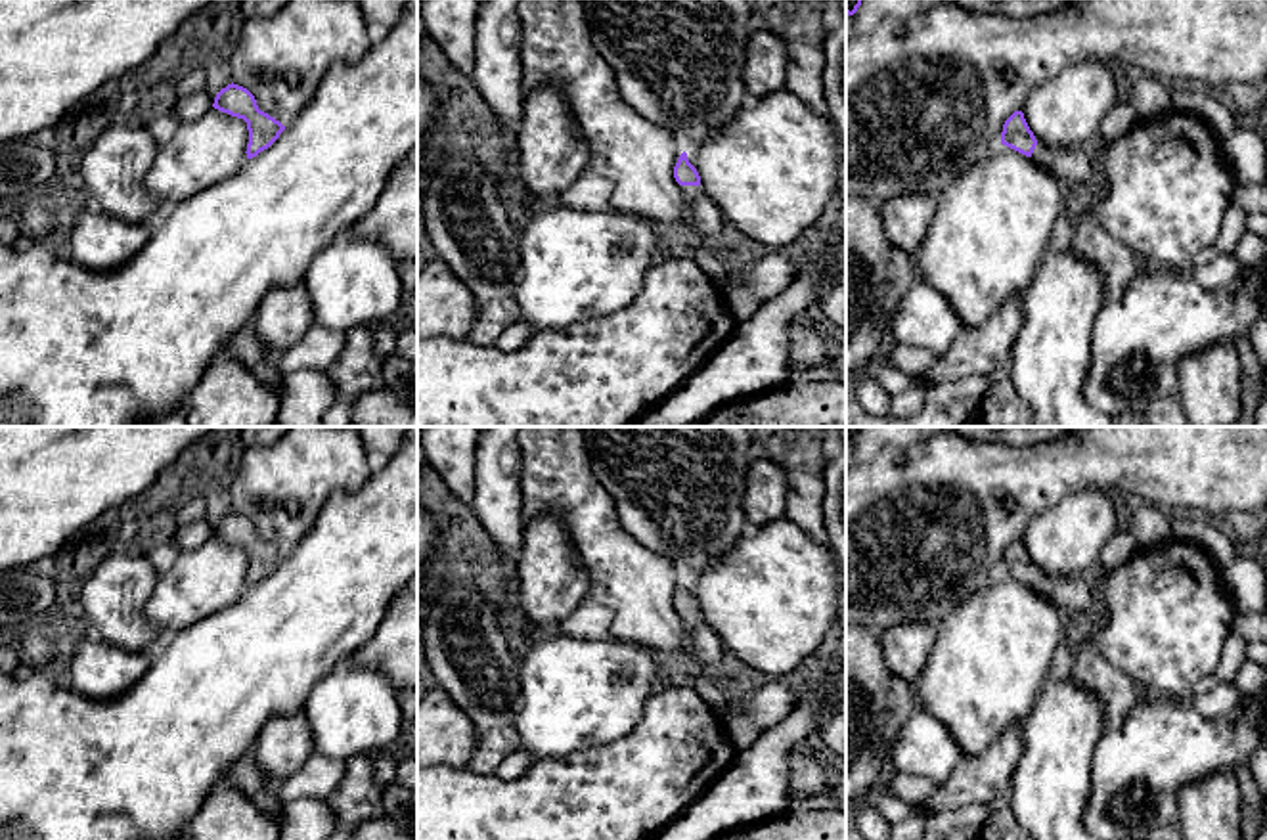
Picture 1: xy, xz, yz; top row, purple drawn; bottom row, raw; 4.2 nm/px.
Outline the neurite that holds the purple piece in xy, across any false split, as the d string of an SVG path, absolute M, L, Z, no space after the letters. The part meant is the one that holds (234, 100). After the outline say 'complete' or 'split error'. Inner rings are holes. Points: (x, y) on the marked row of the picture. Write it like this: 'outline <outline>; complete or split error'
outline M233 82L216 94L212 107L247 122L247 159L268 149L285 130L279 121L258 109L255 96L247 88Z; complete

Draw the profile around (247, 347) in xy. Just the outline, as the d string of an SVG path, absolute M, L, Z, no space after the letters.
M253 321L226 343L224 354L241 360L260 383L281 396L285 373L279 369L279 360L270 354L256 335Z

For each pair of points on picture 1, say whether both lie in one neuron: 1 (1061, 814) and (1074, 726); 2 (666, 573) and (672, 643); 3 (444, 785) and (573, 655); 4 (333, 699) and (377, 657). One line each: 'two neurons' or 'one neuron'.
1: one neuron
2: one neuron
3: two neurons
4: two neurons

